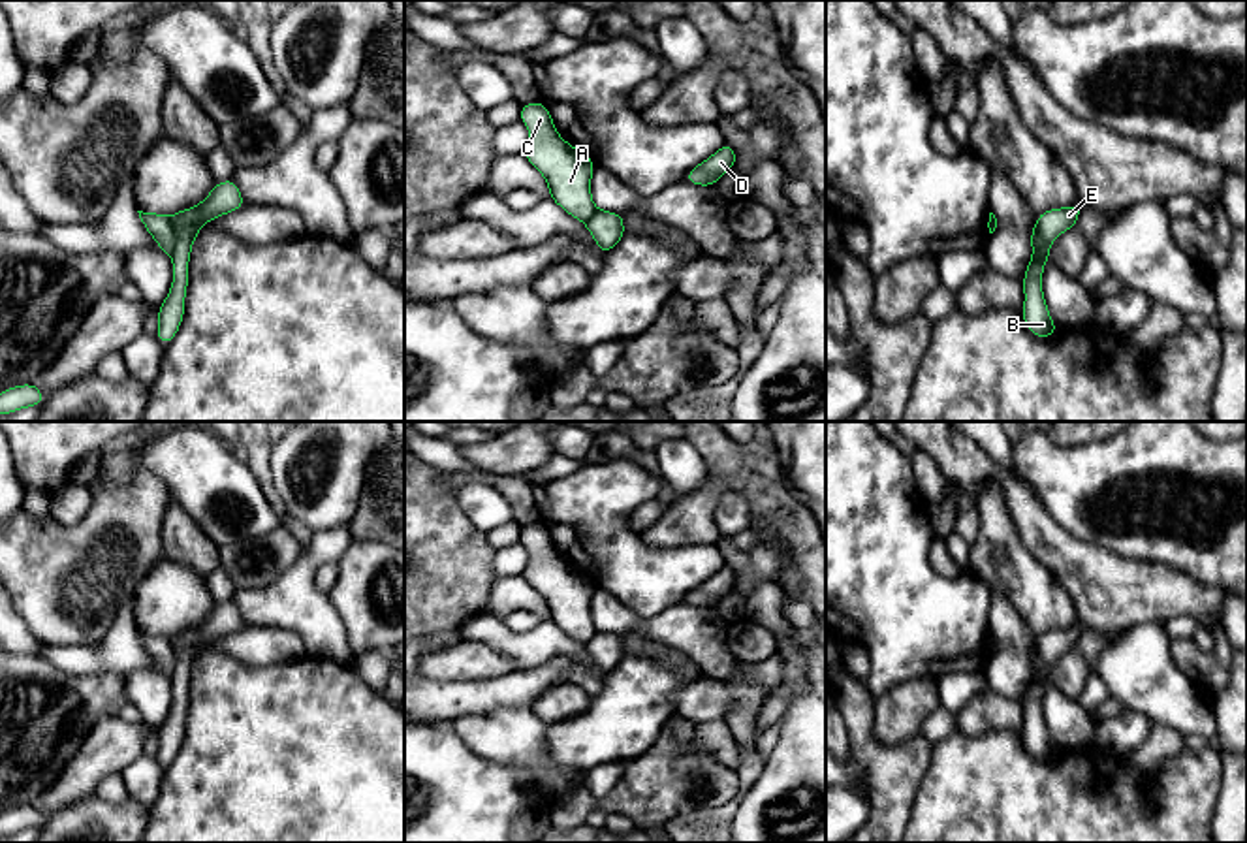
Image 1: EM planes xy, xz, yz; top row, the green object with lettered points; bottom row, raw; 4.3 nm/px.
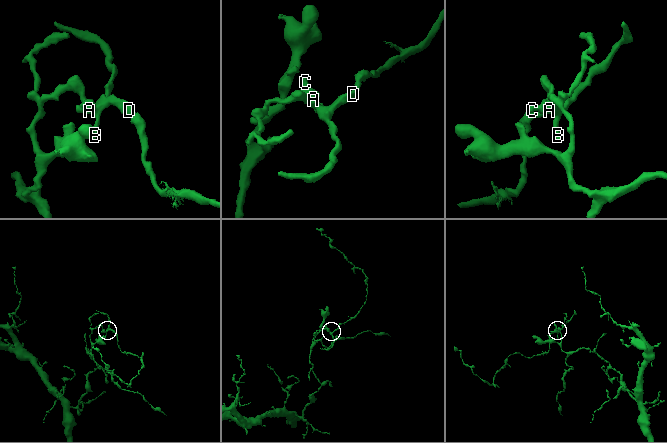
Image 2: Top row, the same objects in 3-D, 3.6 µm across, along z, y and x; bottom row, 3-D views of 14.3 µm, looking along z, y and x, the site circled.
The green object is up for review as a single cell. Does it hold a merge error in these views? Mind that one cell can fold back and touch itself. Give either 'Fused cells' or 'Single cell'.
Fused cells

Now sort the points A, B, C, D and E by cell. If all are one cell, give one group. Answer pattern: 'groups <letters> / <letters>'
groups A C / B D E

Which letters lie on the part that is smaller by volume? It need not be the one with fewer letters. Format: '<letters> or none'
B, D, E

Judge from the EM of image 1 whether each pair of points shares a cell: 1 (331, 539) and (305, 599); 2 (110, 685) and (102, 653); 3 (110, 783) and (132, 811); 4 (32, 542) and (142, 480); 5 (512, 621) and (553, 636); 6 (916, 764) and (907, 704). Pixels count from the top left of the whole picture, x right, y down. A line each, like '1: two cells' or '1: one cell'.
1: one cell
2: two cells
3: two cells
4: one cell
5: two cells
6: two cells

